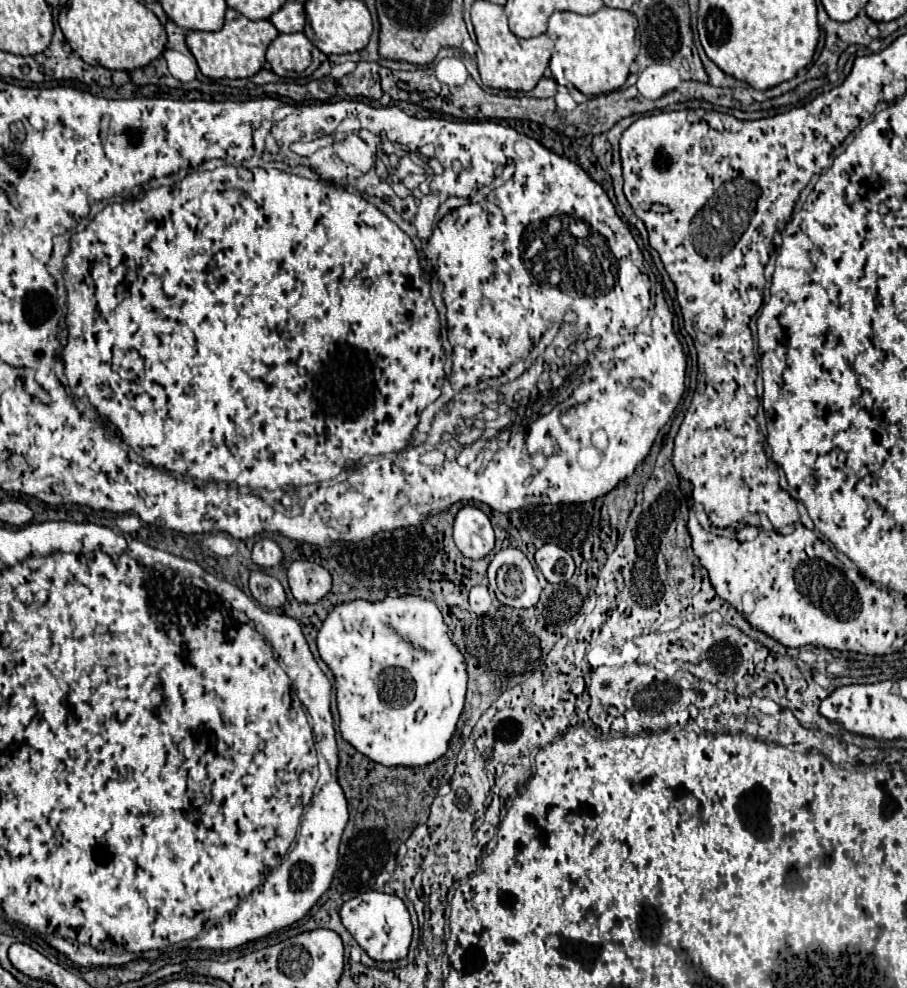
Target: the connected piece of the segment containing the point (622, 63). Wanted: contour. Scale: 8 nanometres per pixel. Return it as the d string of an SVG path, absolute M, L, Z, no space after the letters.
M600 8L596 14L582 16L576 12L554 12L548 20L546 34L556 42L549 68L558 84L569 90L575 88L586 96L596 96L604 92L618 90L634 62L641 43L636 30L638 21L628 10Z

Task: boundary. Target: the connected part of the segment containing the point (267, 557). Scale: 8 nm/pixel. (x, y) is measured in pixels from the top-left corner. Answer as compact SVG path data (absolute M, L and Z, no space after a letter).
M262 538L252 548L252 560L258 566L276 566L282 562L282 550L272 538Z

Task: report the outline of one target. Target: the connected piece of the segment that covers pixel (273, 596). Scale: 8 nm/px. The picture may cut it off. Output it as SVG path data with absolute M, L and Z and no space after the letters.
M252 572L250 574L250 592L258 600L258 604L268 606L268 608L278 608L286 600L282 584L266 572Z

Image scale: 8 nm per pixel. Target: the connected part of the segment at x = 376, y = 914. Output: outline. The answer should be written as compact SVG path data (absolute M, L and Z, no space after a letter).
M364 892L356 898L348 900L340 908L340 918L346 930L354 936L354 940L366 950L366 954L376 962L396 962L408 956L408 948L412 942L412 922L406 904L394 896L384 892Z

